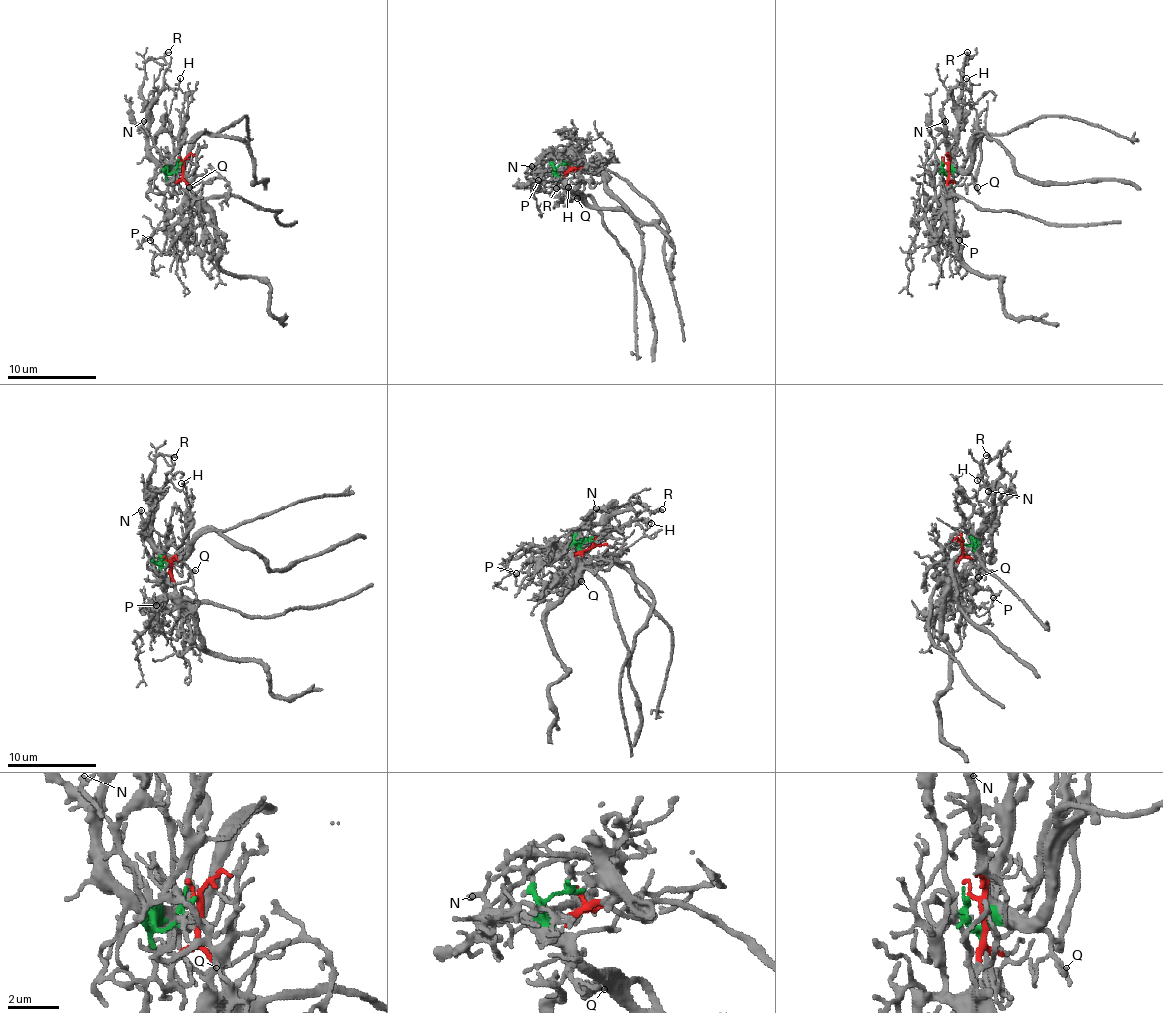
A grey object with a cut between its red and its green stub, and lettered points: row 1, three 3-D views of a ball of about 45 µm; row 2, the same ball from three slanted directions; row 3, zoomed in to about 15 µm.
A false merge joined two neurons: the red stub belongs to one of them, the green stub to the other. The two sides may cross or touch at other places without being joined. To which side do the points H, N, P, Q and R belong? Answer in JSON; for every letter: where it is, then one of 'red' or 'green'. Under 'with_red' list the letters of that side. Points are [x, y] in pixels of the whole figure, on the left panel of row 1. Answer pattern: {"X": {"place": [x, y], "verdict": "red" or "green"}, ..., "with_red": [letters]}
{"H": {"place": [180, 78], "verdict": "green"}, "N": {"place": [144, 121], "verdict": "green"}, "P": {"place": [150, 240], "verdict": "red"}, "Q": {"place": [189, 187], "verdict": "green"}, "R": {"place": [168, 52], "verdict": "green"}, "with_red": ["P"]}

